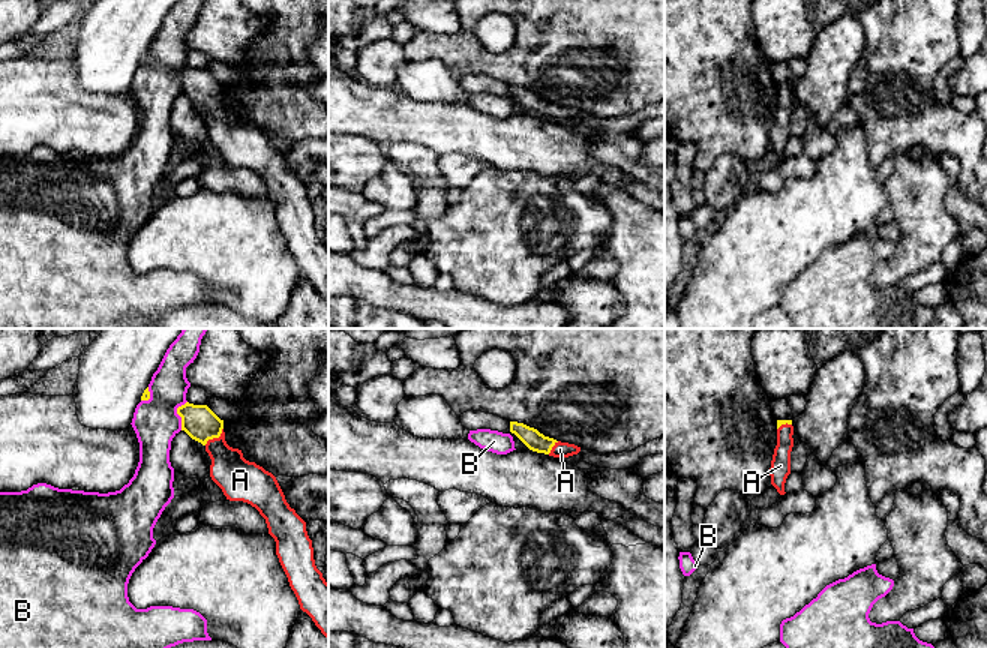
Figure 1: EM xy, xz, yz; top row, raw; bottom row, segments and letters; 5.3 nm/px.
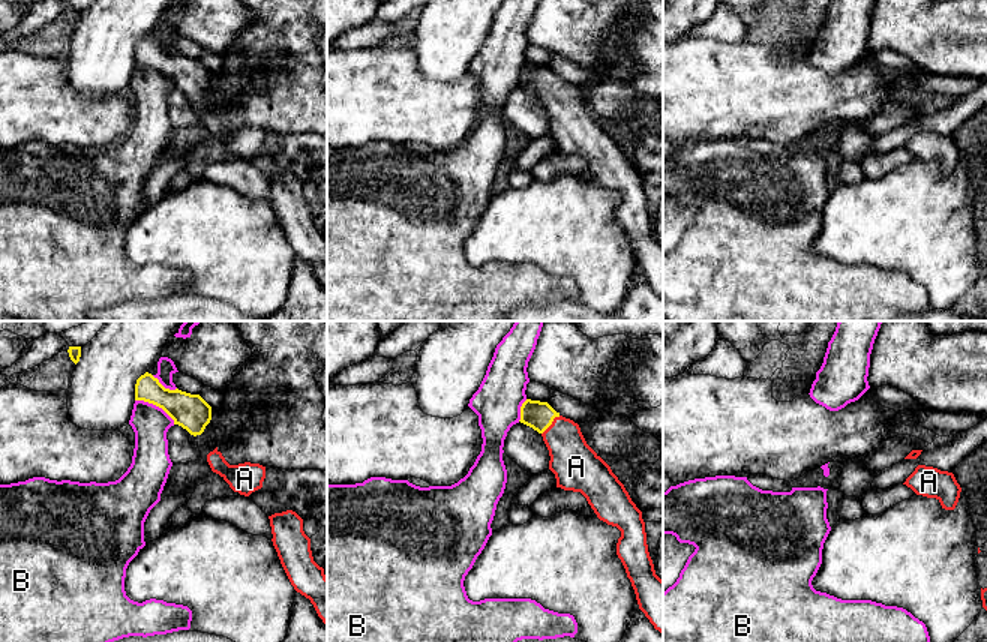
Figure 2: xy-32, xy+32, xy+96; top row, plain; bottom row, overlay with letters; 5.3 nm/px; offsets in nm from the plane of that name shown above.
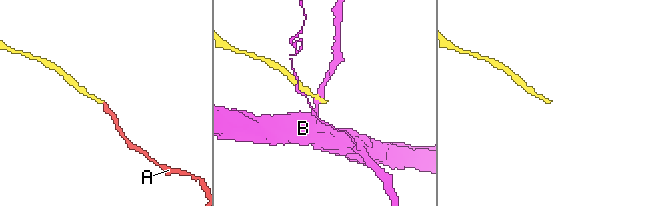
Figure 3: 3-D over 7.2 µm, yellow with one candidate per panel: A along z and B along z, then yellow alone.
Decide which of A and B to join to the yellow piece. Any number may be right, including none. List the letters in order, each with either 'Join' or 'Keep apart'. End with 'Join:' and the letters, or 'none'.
A: Join
B: Keep apart
Join: A

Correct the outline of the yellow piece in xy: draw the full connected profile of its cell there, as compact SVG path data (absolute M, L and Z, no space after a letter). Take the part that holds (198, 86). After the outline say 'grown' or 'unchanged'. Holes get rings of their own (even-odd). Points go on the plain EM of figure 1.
M186 66L177 78L182 94L206 111L212 123L210 141L226 164L248 166L266 183L300 273L328 302L328 248L315 230L306 186L290 171L276 141L226 108L224 84L207 69Z; grown

